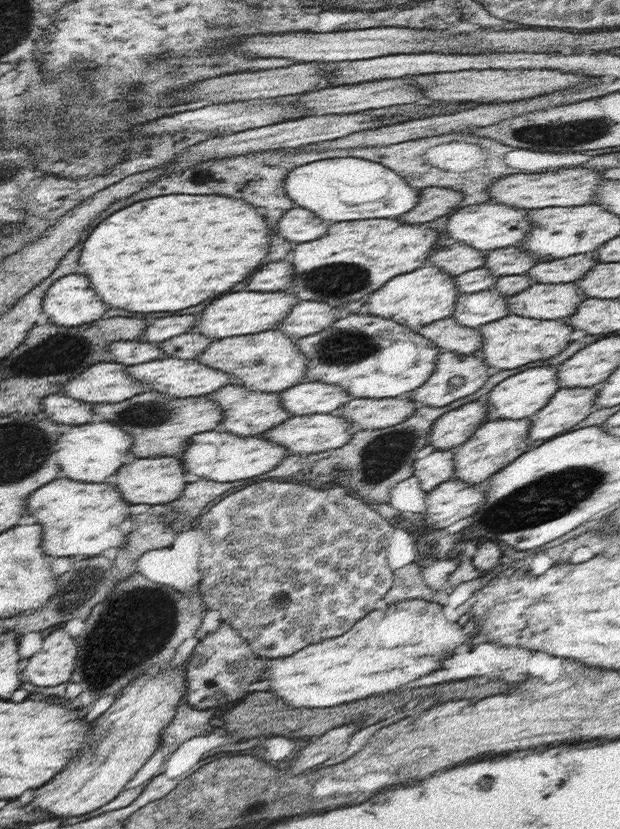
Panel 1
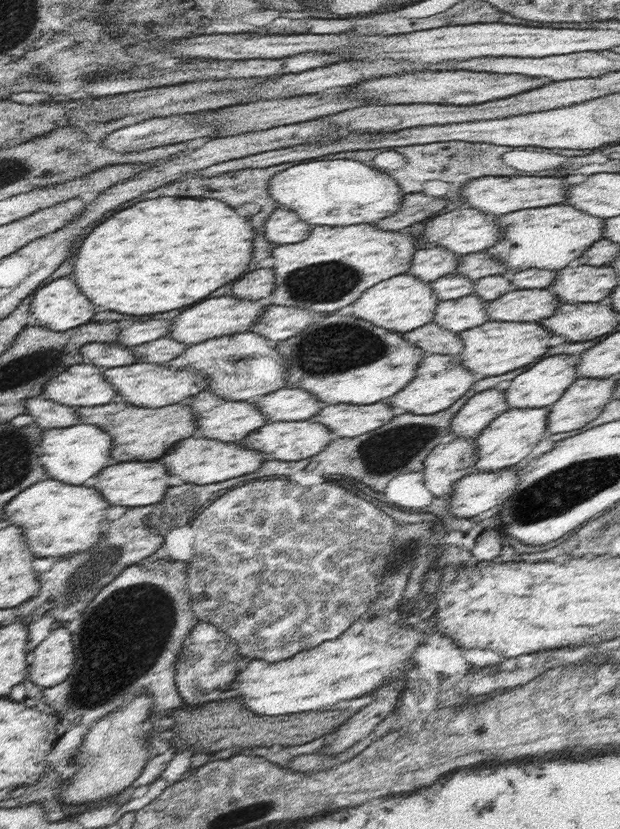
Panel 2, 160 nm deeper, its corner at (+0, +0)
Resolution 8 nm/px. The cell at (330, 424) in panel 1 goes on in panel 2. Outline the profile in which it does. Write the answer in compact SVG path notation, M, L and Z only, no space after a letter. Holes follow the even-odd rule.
M281 420L280 422L267 422L263 427L250 431L250 434L247 434L241 443L252 451L260 451L265 454L266 460L296 462L296 460L302 460L322 452L326 446L329 446L333 438L329 428L315 420L287 420L286 422Z

